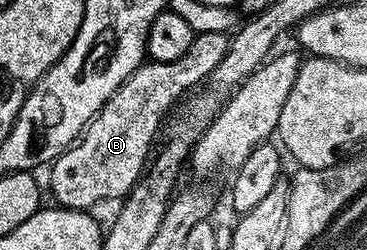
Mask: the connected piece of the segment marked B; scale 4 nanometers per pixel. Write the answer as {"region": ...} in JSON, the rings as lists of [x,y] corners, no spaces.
{"region":[[[196,33],[191,49],[187,49],[179,61],[146,61],[138,71],[131,73],[131,77],[123,81],[120,89],[85,126],[81,138],[54,159],[48,168],[49,187],[57,198],[54,200],[73,211],[89,211],[104,199],[124,200],[150,162],[153,142],[165,119],[165,111],[172,109],[184,91],[192,92],[208,80],[215,65],[227,57],[229,40],[230,36],[226,33]]]}

